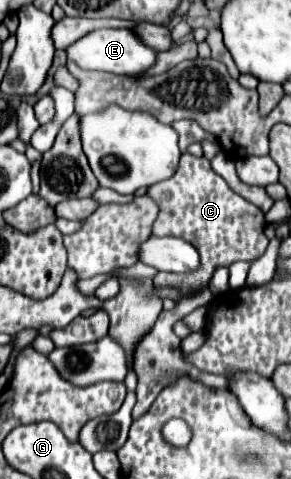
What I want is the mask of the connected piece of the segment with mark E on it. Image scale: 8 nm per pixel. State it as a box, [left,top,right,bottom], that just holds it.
[67,30,157,76]

